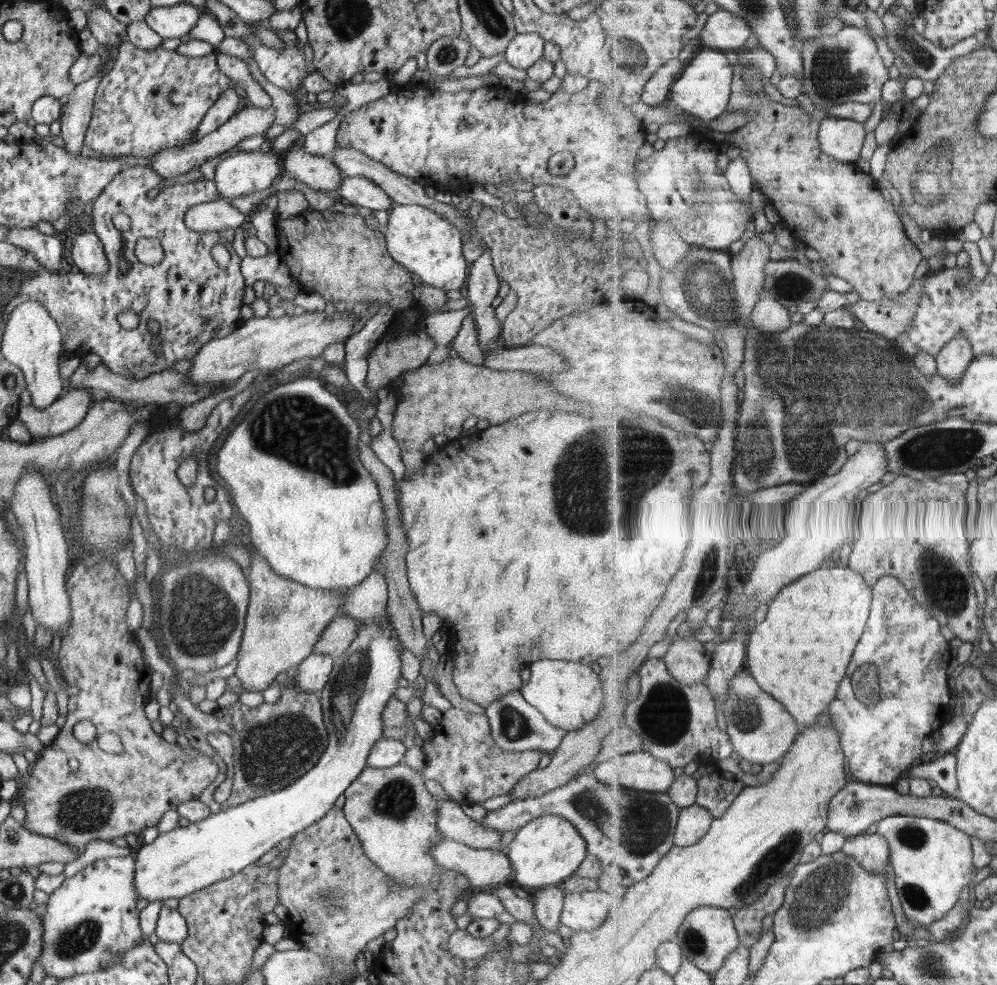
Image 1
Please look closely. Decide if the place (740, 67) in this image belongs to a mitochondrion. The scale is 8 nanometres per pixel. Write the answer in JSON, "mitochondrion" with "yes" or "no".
{"mitochondrion":"no"}

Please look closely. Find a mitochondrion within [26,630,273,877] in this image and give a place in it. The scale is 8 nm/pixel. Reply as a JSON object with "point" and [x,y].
{"point":[80,812]}

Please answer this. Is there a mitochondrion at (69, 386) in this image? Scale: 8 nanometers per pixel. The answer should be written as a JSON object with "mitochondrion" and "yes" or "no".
{"mitochondrion":"no"}

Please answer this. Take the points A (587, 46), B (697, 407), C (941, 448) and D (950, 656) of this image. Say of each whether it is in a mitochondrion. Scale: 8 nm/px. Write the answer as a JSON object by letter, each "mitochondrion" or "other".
{"A":"other","B":"mitochondrion","C":"mitochondrion","D":"other"}

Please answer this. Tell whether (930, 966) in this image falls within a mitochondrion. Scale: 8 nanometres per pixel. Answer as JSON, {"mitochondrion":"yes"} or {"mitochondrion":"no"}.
{"mitochondrion":"yes"}

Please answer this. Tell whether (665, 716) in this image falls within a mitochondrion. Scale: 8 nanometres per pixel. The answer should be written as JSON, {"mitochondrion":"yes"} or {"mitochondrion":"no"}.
{"mitochondrion":"yes"}

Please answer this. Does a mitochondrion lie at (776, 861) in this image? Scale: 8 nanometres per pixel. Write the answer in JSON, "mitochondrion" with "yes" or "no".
{"mitochondrion":"yes"}

